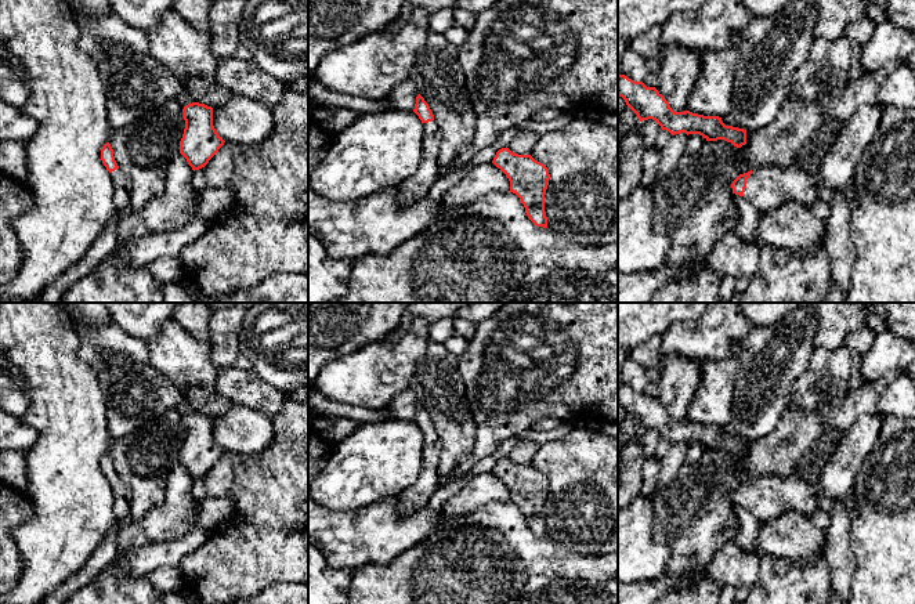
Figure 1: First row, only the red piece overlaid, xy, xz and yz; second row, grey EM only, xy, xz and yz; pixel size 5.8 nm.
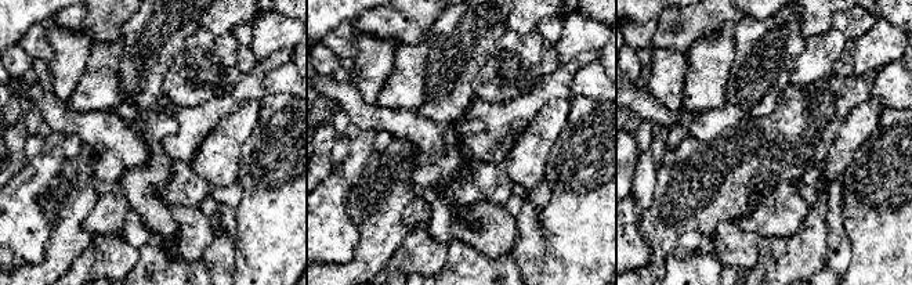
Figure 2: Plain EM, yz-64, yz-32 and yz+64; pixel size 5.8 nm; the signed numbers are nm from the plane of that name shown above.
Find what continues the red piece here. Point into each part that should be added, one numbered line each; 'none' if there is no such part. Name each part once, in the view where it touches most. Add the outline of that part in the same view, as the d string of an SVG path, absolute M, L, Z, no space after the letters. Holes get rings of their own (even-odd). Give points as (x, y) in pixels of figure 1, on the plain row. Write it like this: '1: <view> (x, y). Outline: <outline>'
1: yz (767, 498). Outline: M780 475L755 480L746 489L744 507L760 522L775 520L786 510L795 510L810 517L820 509L811 484Z

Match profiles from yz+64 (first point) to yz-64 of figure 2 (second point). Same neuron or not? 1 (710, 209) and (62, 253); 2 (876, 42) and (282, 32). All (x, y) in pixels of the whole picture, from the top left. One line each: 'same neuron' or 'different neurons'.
1: same neuron
2: same neuron

